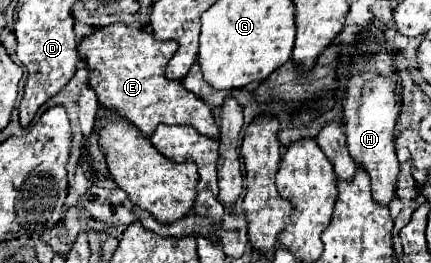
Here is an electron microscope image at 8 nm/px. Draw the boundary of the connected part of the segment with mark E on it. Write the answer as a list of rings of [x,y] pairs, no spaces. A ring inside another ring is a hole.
[[[119,22],[93,30],[79,44],[79,54],[89,68],[89,86],[95,90],[99,104],[113,108],[145,136],[151,136],[157,124],[187,124],[205,136],[219,138],[219,126],[211,116],[211,108],[185,90],[181,82],[165,78],[167,62],[175,52],[177,42],[157,42],[149,30],[129,28]]]

